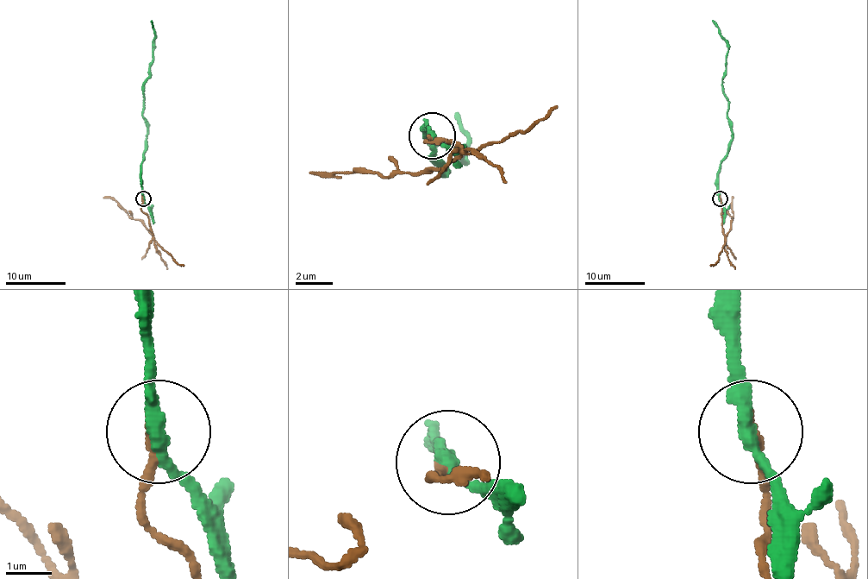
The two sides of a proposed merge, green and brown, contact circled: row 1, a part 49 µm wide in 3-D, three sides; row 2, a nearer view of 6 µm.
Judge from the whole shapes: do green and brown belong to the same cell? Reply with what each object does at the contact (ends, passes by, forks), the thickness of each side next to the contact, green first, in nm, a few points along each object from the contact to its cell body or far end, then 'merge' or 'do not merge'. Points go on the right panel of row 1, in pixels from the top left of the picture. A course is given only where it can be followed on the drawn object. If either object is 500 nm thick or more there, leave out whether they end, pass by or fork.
green passes by; brown ends; calibres 280 and 200 nm; course green (720, 199), (719, 167), (727, 151), (732, 129), (727, 114), (727, 97), (721, 84), (727, 41), (713, 21); course brown (720, 199), (721, 230), (725, 234), (729, 230), (732, 220), (732, 198); do not merge

